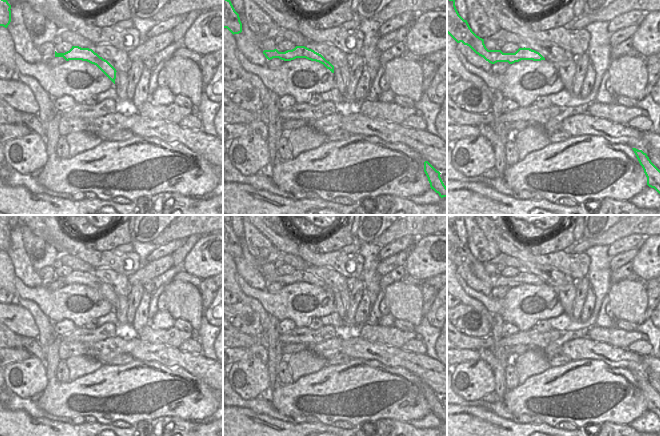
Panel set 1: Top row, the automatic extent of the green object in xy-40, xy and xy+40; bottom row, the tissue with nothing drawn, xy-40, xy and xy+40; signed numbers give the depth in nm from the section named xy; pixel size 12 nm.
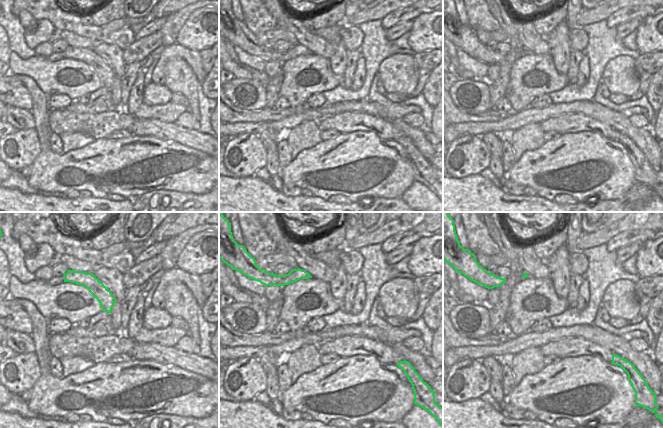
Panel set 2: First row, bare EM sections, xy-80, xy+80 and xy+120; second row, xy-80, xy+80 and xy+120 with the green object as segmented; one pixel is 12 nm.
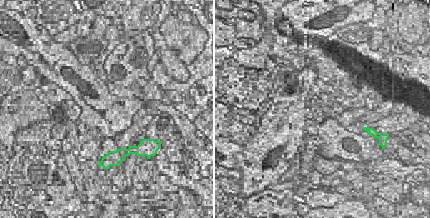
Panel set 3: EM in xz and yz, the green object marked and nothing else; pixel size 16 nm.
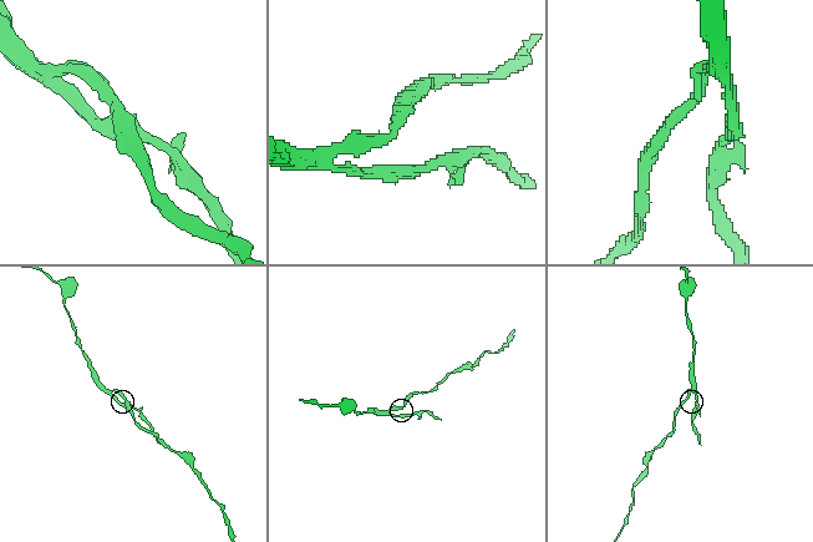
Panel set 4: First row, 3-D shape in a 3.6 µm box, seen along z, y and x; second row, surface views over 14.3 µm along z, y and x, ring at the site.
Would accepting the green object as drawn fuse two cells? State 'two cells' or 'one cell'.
two cells

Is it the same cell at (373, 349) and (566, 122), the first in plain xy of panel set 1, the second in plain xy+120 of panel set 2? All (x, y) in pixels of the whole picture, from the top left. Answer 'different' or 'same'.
same

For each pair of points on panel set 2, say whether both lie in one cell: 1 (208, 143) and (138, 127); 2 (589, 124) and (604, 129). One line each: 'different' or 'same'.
1: same
2: same

